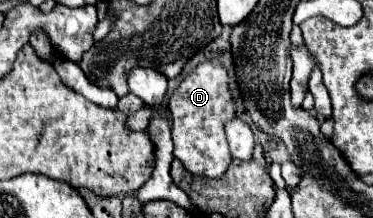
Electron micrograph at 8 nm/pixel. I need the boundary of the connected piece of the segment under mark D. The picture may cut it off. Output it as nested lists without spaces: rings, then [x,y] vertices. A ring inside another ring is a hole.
[[[217,60],[199,64],[169,98],[169,111],[172,118],[171,134],[175,144],[175,158],[179,158],[191,174],[207,178],[221,176],[231,162],[223,124],[235,116],[225,68]]]

